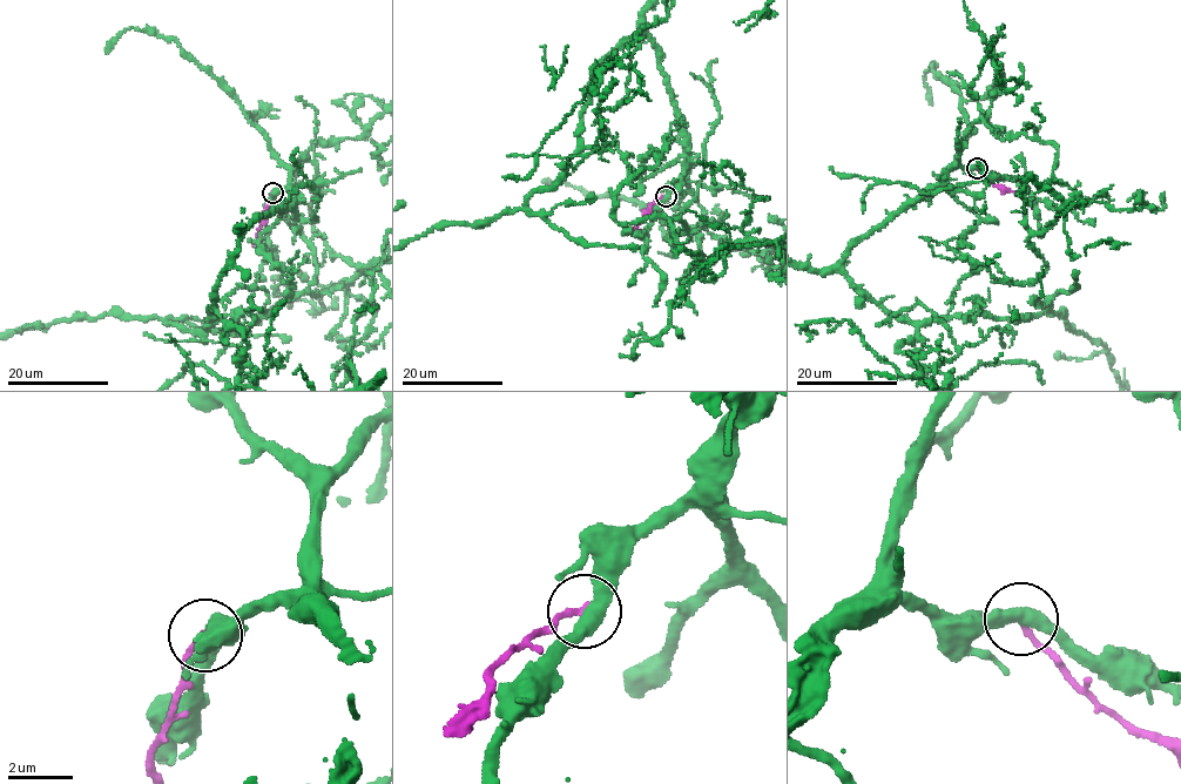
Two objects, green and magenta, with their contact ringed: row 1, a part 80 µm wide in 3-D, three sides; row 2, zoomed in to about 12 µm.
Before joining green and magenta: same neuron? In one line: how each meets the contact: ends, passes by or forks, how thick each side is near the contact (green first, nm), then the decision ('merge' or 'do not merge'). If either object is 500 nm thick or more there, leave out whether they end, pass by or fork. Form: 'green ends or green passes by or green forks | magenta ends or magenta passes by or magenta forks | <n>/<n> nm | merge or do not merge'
green passes by | magenta ends | 440/190 nm | do not merge

